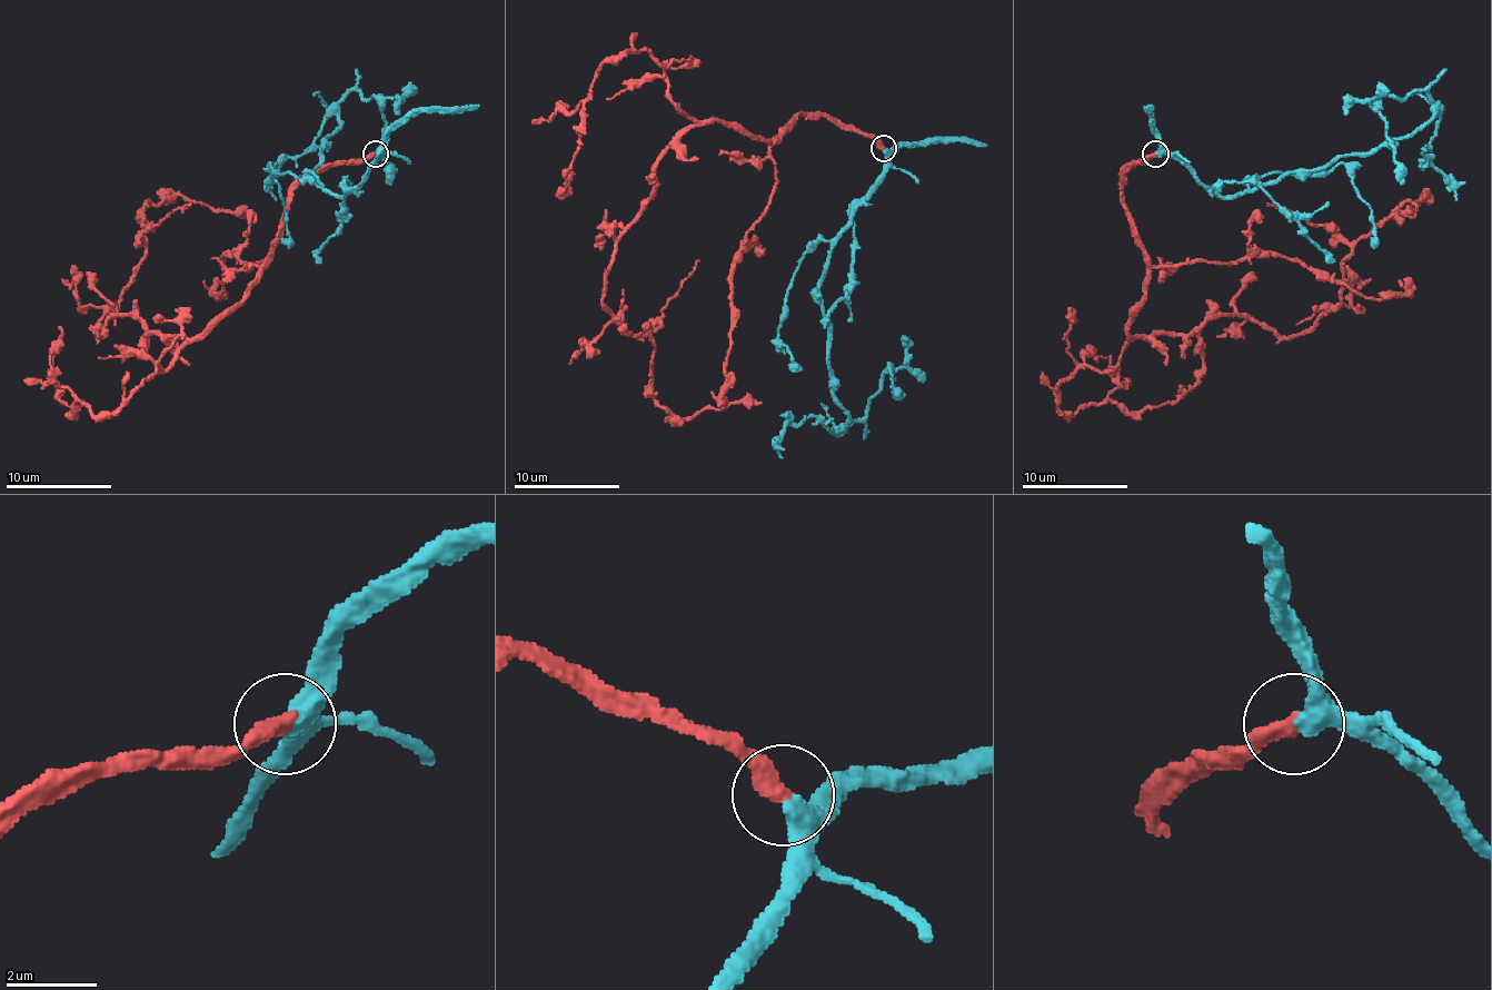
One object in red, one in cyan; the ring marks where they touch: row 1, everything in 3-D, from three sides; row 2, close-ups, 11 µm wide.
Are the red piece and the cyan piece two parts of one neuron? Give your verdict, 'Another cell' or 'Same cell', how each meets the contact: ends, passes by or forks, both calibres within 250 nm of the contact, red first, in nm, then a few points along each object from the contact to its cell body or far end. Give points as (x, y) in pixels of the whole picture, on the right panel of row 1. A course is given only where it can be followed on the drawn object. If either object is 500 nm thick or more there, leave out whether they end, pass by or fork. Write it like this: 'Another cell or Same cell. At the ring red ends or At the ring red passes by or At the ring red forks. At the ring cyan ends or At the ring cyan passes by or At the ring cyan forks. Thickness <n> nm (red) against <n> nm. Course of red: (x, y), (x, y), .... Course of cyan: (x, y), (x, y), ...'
Same cell. At the ring red ends. At the ring cyan passes by. Thickness 440 nm (red) against 320 nm. Course of red: (1155, 155), (1123, 176), (1147, 264), (1134, 337), (1216, 316), (1303, 335), (1343, 258), (1425, 197), (1410, 213). Course of cyan: (1157, 155), (1174, 155), (1221, 197), (1245, 195), (1406, 138), (1433, 115), (1425, 91), (1381, 99), (1404, 184)

